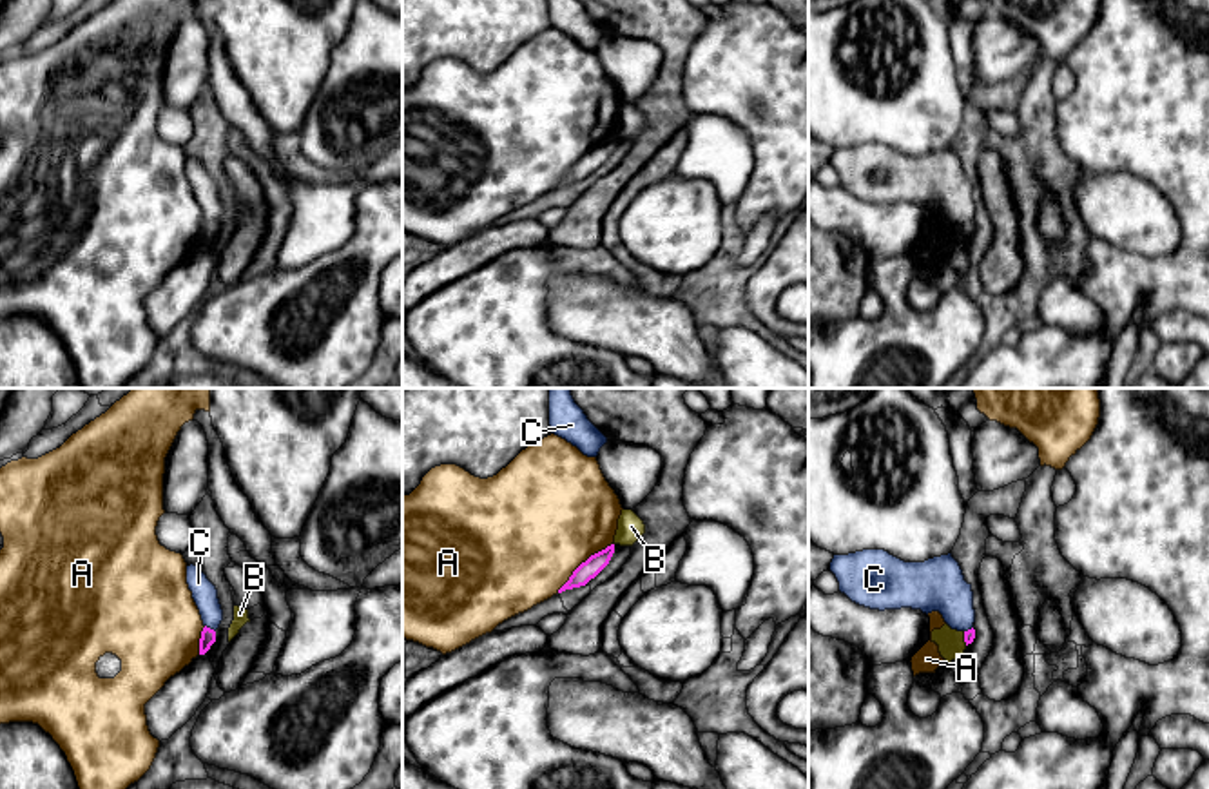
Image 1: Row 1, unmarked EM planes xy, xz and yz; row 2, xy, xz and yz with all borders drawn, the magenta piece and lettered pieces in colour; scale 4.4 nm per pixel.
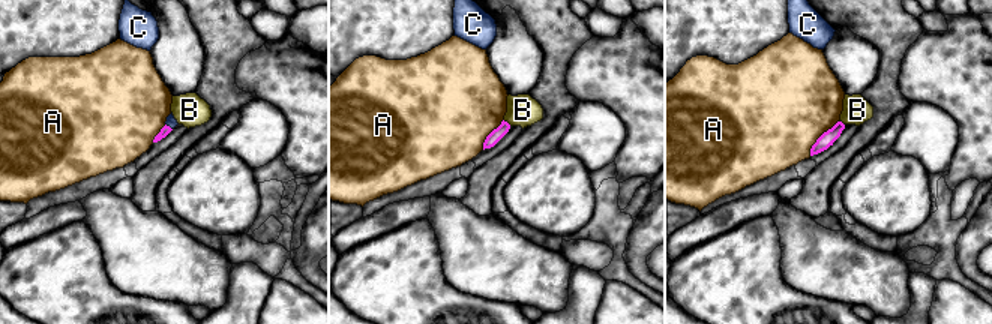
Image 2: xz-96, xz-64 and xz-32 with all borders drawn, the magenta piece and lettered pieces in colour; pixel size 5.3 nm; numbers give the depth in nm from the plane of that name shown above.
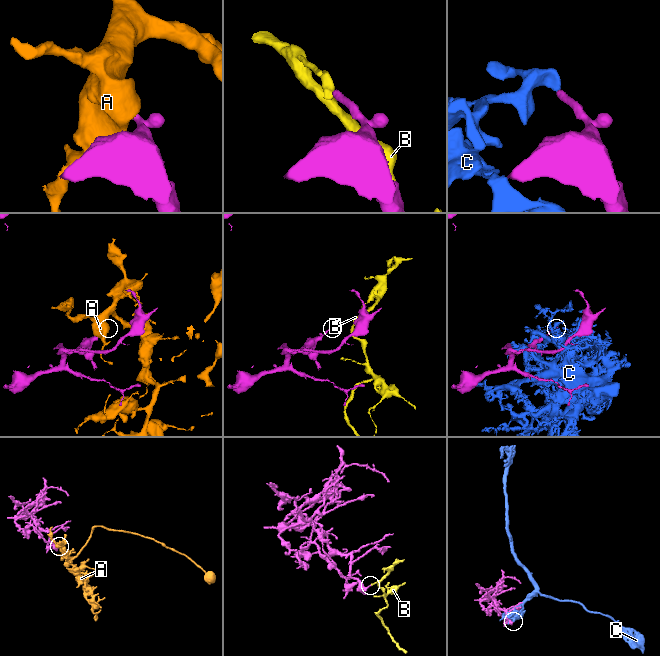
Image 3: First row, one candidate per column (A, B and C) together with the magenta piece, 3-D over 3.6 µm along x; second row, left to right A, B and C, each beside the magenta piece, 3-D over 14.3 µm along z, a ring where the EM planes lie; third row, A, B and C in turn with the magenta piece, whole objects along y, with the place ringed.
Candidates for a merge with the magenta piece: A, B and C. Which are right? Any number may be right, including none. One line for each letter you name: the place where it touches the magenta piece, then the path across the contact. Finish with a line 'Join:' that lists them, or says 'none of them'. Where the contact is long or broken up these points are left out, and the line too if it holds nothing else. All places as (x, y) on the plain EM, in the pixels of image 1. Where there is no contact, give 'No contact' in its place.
Join: none of them

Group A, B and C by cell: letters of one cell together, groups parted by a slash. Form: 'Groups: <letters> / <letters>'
Groups: A / B / C

